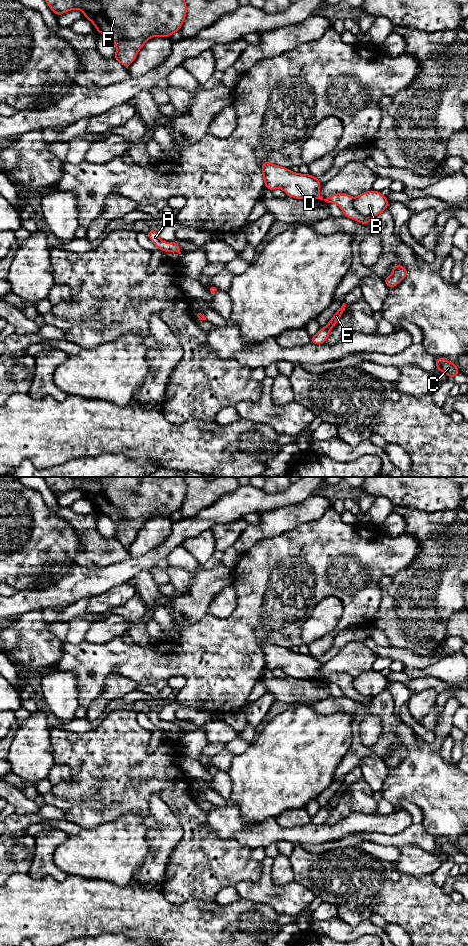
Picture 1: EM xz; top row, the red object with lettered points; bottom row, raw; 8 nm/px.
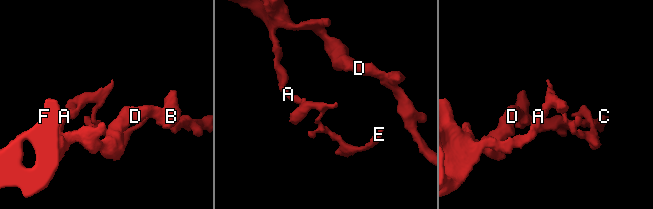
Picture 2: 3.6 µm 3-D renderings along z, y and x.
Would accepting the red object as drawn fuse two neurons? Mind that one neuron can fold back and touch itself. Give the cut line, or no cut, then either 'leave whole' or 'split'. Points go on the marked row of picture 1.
xz (353, 198), (353, 207), (357, 211), (371, 217) | split

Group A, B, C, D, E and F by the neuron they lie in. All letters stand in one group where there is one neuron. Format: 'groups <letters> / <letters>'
groups A C D E F / B

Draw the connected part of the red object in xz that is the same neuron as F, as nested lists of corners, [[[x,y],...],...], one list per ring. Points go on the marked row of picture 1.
[[[45,0],[49,8],[58,16],[73,9],[81,10],[96,30],[110,37],[116,46],[114,58],[128,68],[135,60],[139,50],[151,37],[170,37],[182,27],[187,13],[185,0]]]

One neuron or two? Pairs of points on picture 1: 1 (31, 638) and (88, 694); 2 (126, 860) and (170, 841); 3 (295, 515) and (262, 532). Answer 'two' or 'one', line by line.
1: two
2: two
3: one

